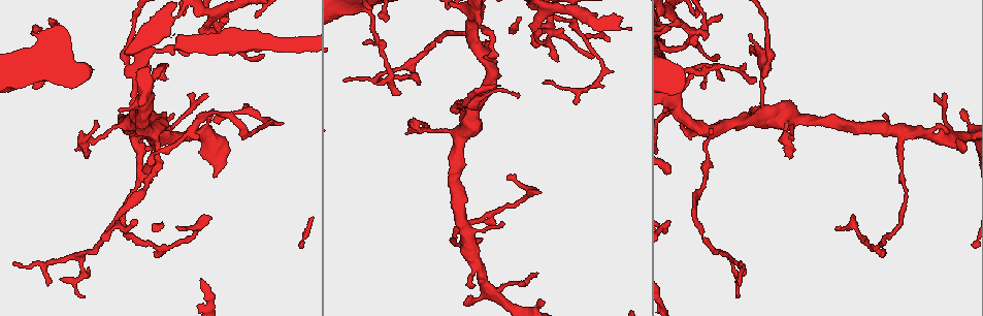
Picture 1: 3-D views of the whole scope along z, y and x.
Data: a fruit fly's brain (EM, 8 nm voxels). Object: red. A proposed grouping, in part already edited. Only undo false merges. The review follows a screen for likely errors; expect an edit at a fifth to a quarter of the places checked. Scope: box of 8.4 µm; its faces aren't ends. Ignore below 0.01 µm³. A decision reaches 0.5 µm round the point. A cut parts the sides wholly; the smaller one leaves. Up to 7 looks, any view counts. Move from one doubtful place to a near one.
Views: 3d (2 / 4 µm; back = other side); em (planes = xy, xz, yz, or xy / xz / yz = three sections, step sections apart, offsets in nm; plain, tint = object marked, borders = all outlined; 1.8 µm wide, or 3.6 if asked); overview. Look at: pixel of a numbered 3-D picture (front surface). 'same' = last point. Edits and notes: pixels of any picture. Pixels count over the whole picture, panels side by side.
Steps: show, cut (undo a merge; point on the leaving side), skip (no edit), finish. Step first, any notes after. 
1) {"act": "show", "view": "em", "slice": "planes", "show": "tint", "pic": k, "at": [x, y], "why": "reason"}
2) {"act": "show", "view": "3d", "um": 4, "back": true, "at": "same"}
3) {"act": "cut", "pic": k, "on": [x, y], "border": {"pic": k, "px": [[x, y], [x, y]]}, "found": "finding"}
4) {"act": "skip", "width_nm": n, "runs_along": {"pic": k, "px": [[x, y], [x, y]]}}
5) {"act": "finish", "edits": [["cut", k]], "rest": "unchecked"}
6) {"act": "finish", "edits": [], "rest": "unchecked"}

{"act": "show", "view": "3d", "um": 2, "back": true, "pic": 1, "at": [135, 133]}

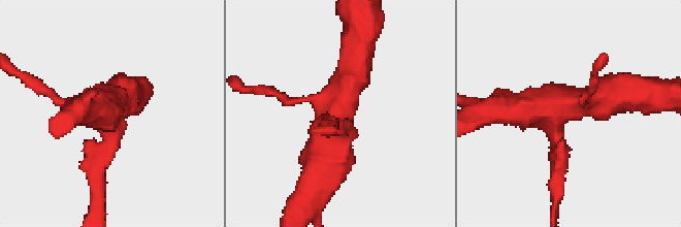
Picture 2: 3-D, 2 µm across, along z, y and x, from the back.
{"act": "show", "view": "em", "slice": "planes", "show": "tint", "pic": 2, "at": [560, 108], "why": "shape alone is not enough"}

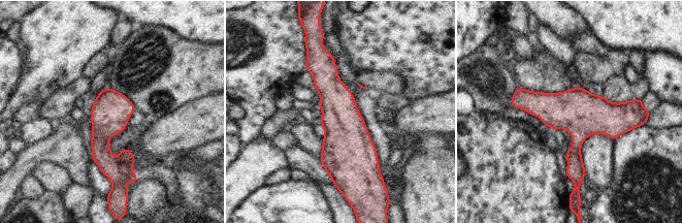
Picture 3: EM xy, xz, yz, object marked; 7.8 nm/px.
{"act": "skip", "runs_along": {"pic": 3, "px": [[513, 101], [555, 110], [634, 110]]}, "found": "one neuron here"}

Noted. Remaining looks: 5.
{"act": "show", "view": "3d", "um": 4, "pic": 1, "at": [40, 73], "why": "small branch off a trunk"}

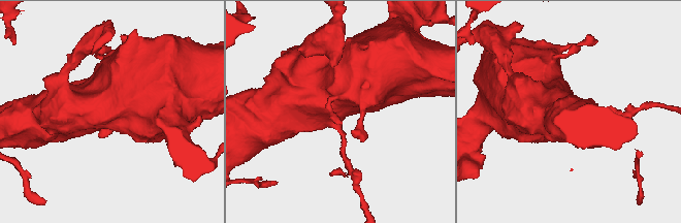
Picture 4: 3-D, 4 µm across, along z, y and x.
{"act": "show", "view": "em", "slice": "planes", "show": "tint", "pic": 4, "at": [337, 125], "arms": 4, "why": "now the EM"}

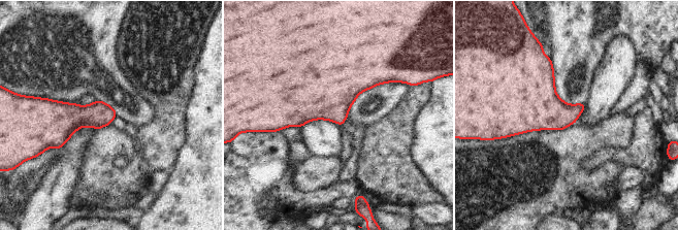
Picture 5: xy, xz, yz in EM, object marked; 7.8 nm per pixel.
{"act": "skip", "width_nm": 200, "found": "one neuron here"}

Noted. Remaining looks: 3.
{"act": "show", "view": "3d", "um": 2, "pic": 1, "at": [478, 15]}

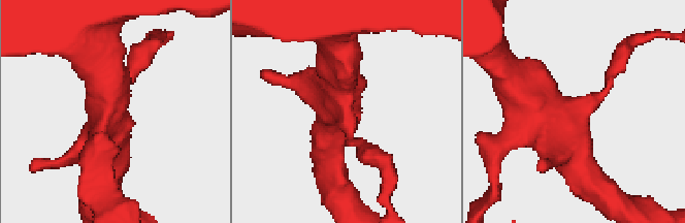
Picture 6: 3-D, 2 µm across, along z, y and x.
{"act": "show", "view": "em", "slice": "planes", "show": "tint", "pic": 6, "at": [346, 108]}

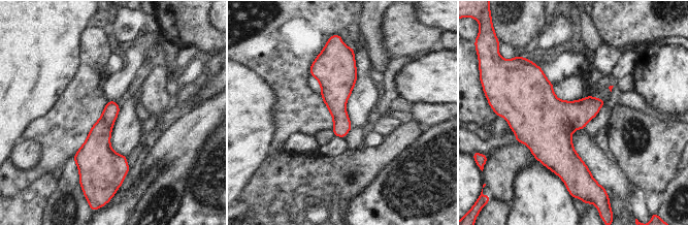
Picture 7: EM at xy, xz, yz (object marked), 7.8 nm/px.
{"act": "skip", "width_nm": 160, "found": "all the same neuron"}

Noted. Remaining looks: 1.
{"act": "finish", "edits": [], "rest": "unchecked"}

